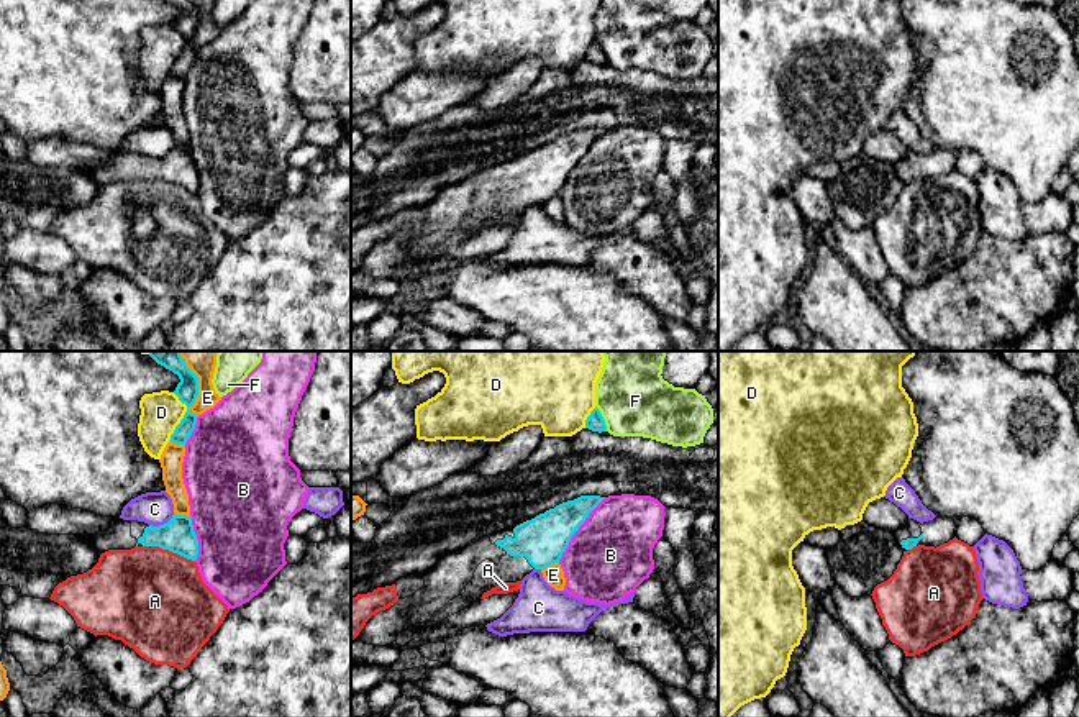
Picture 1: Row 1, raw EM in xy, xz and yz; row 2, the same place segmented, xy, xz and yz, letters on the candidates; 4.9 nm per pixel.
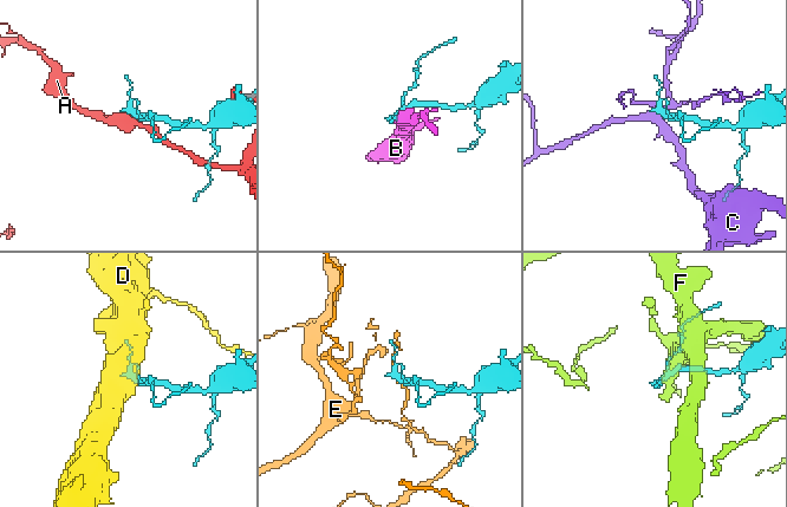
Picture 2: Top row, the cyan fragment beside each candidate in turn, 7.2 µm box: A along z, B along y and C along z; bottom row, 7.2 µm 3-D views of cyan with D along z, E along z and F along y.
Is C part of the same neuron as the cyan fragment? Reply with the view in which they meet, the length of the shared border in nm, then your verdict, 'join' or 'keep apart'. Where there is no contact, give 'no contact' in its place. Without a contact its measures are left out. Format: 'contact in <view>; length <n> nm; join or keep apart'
contact in xy; length 140 nm; keep apart

